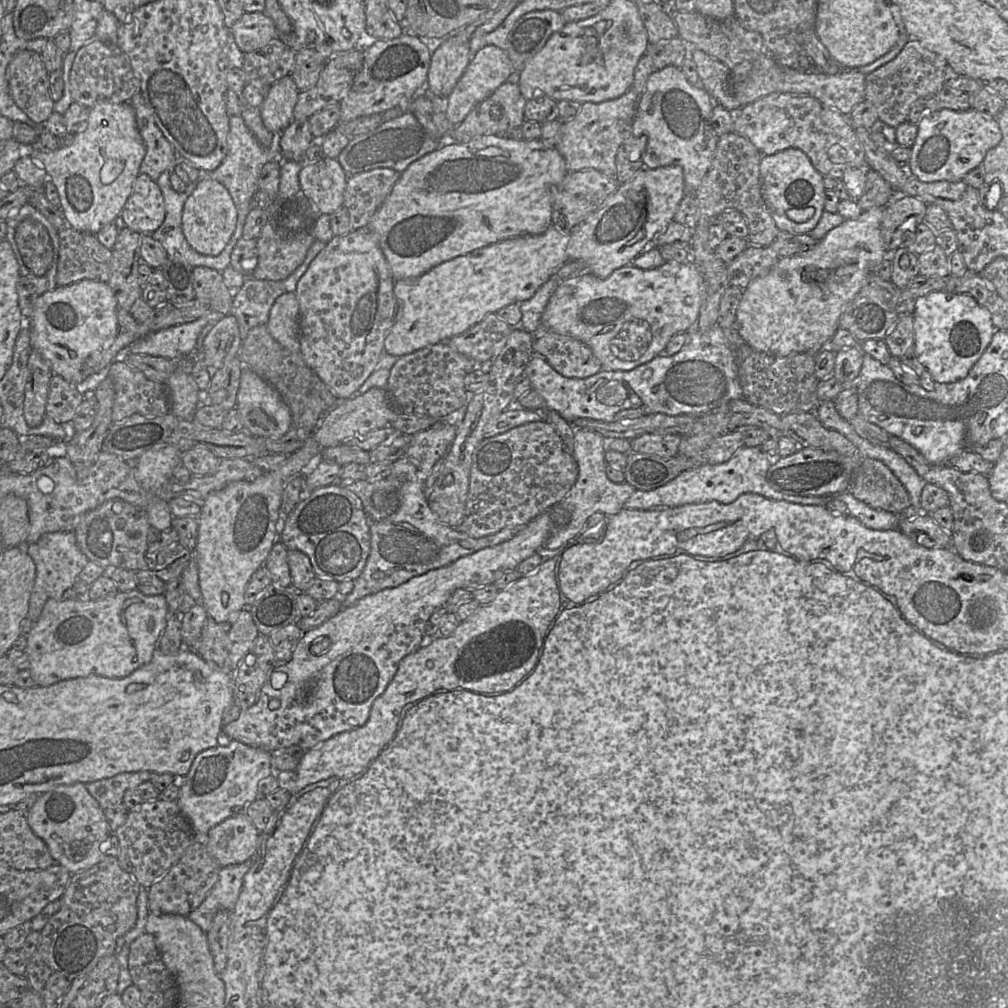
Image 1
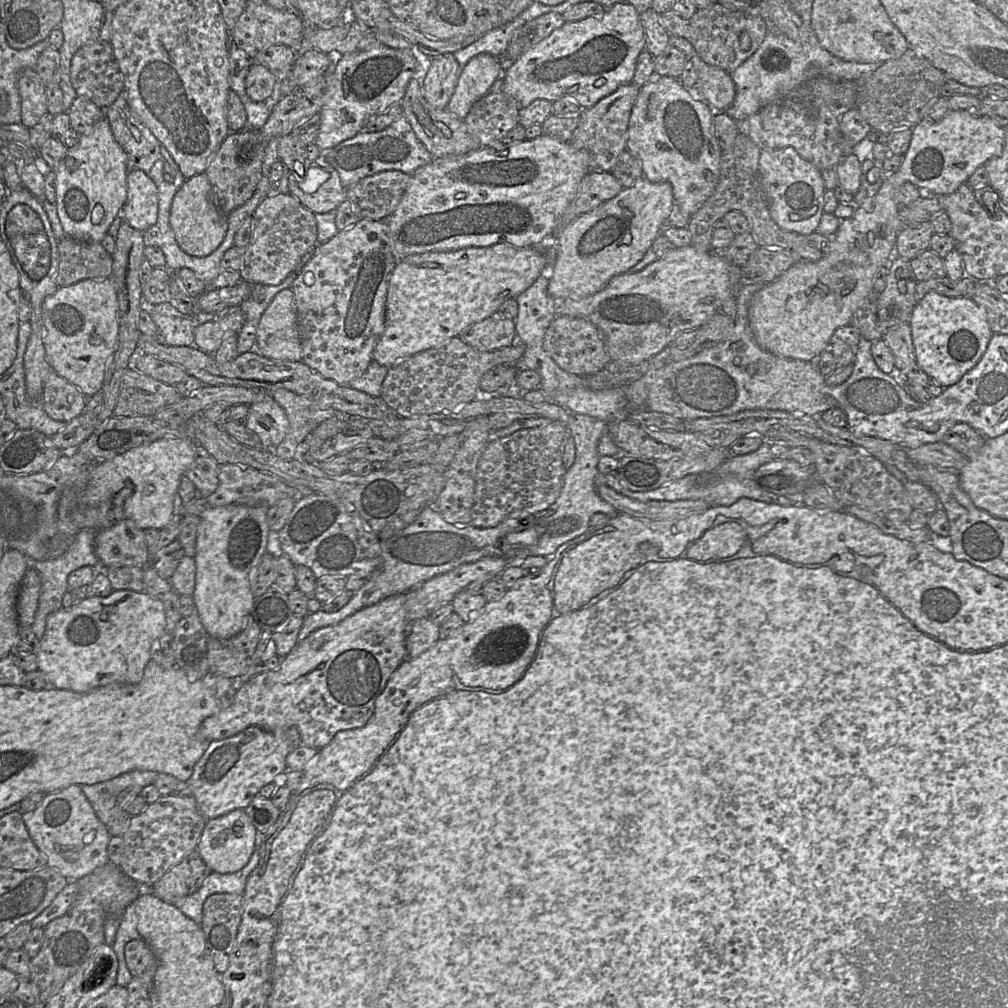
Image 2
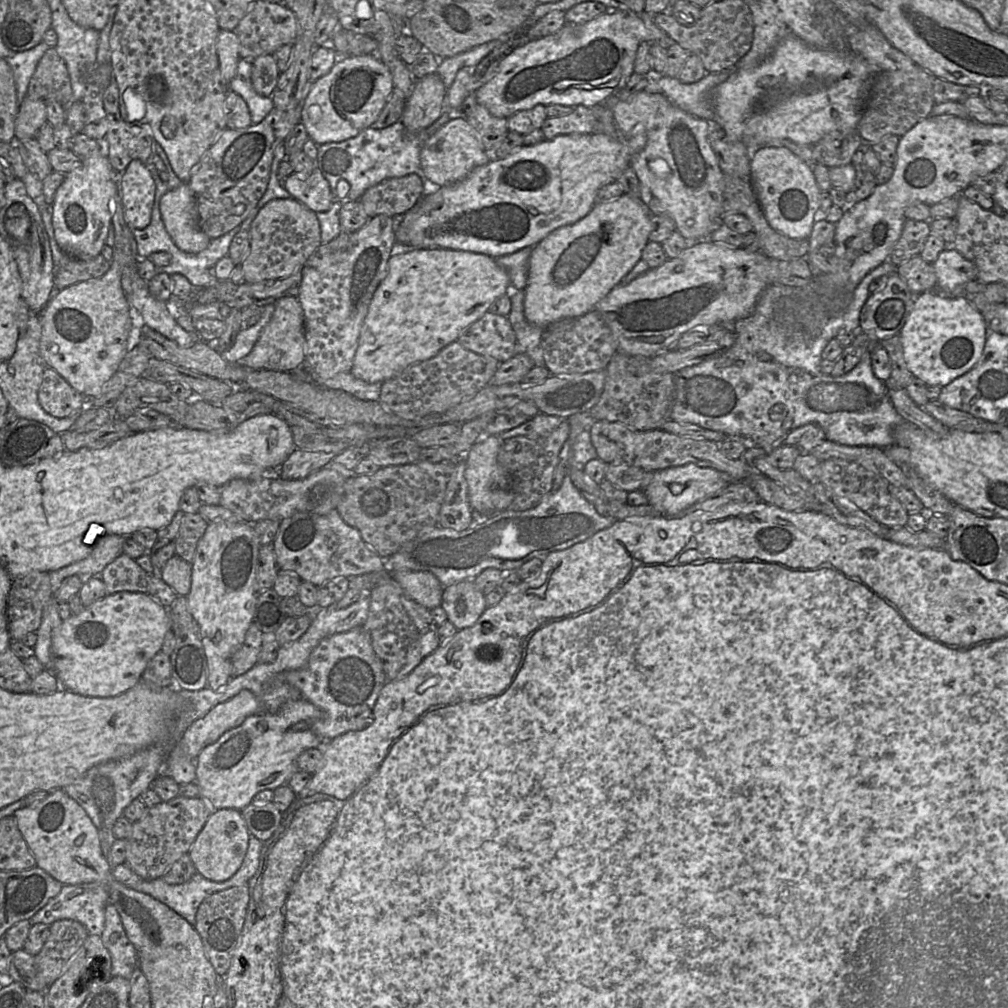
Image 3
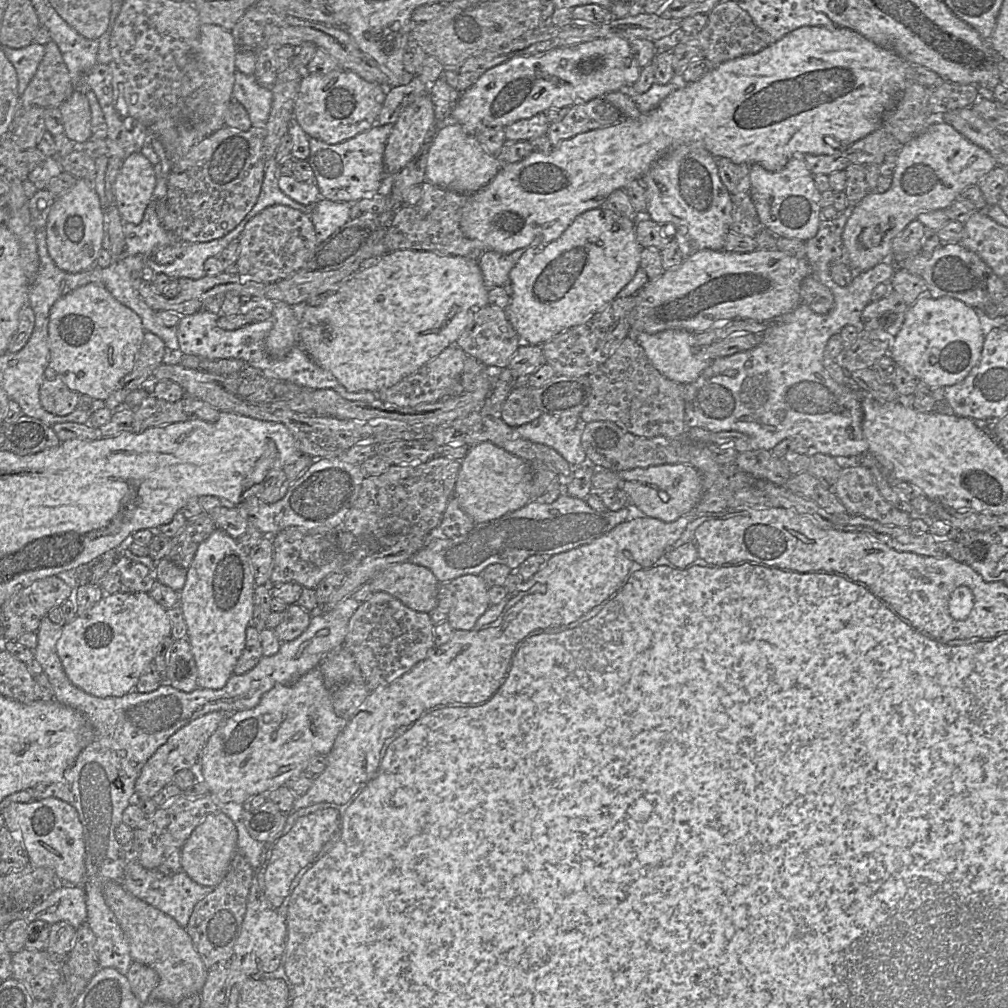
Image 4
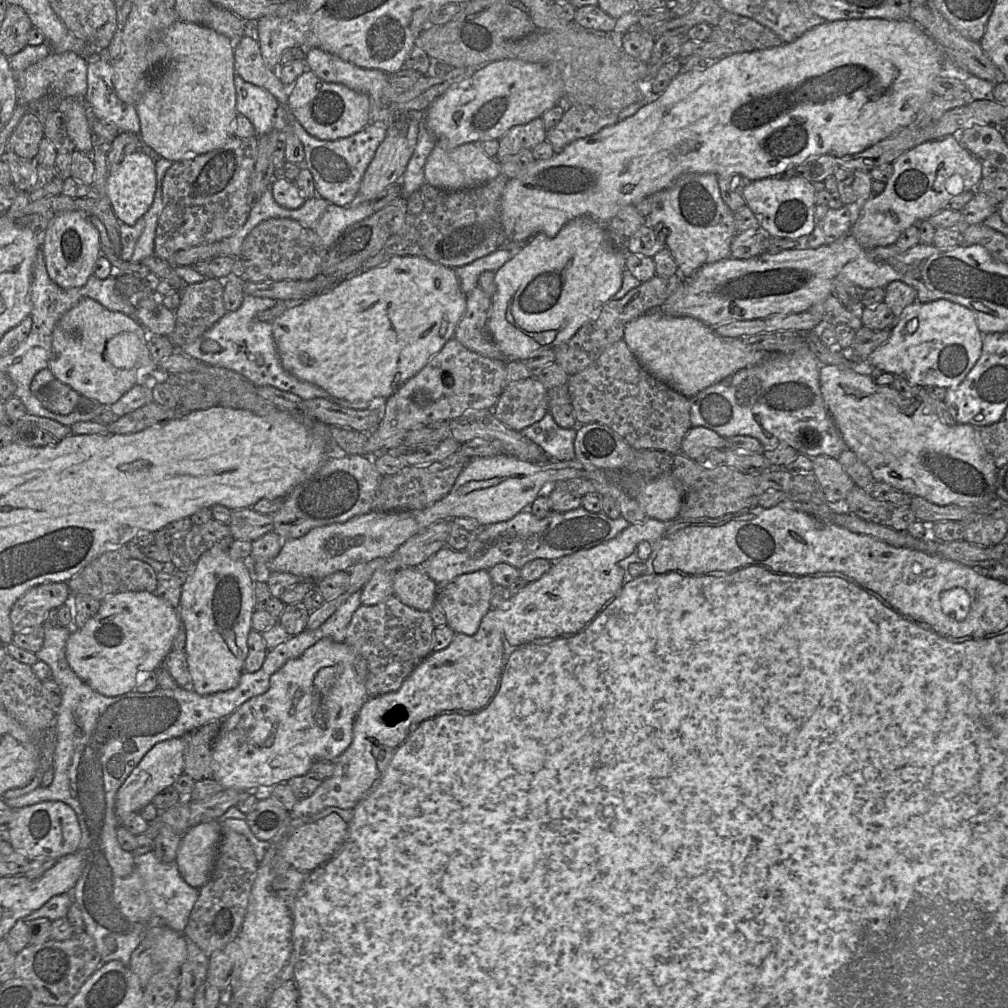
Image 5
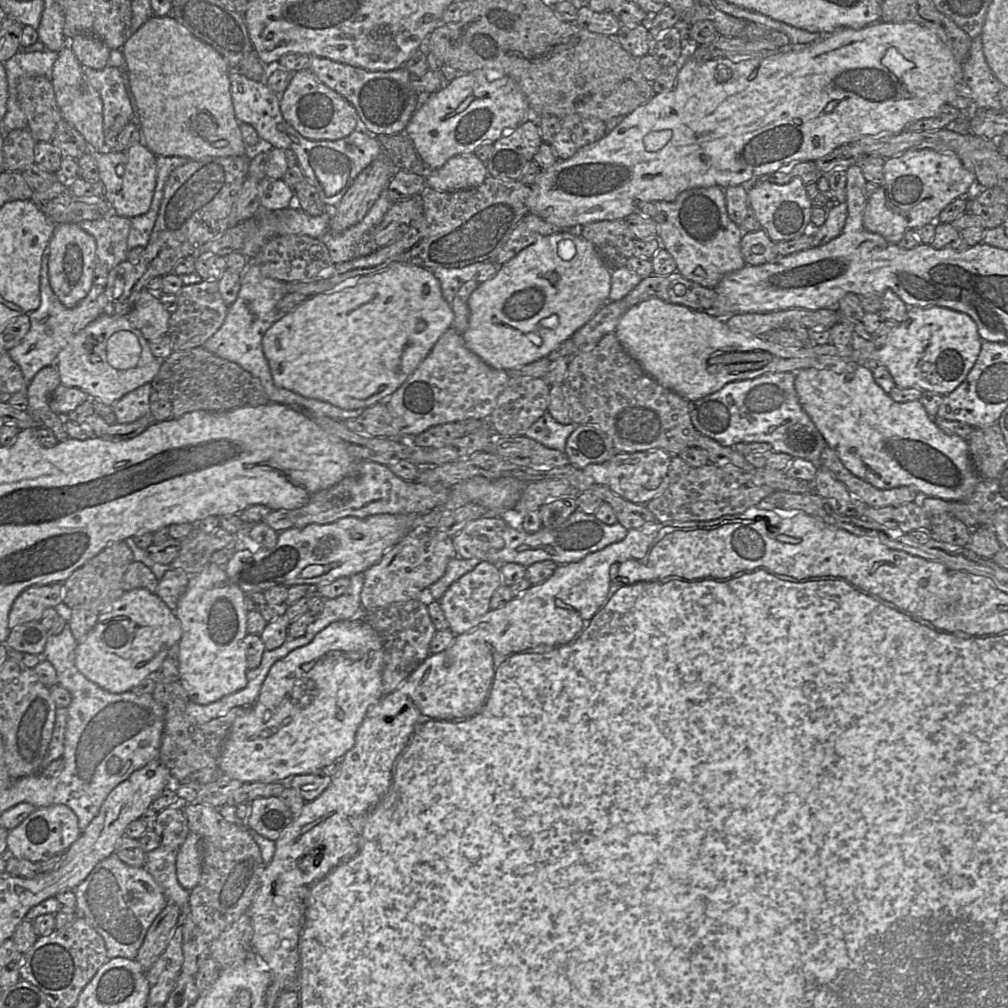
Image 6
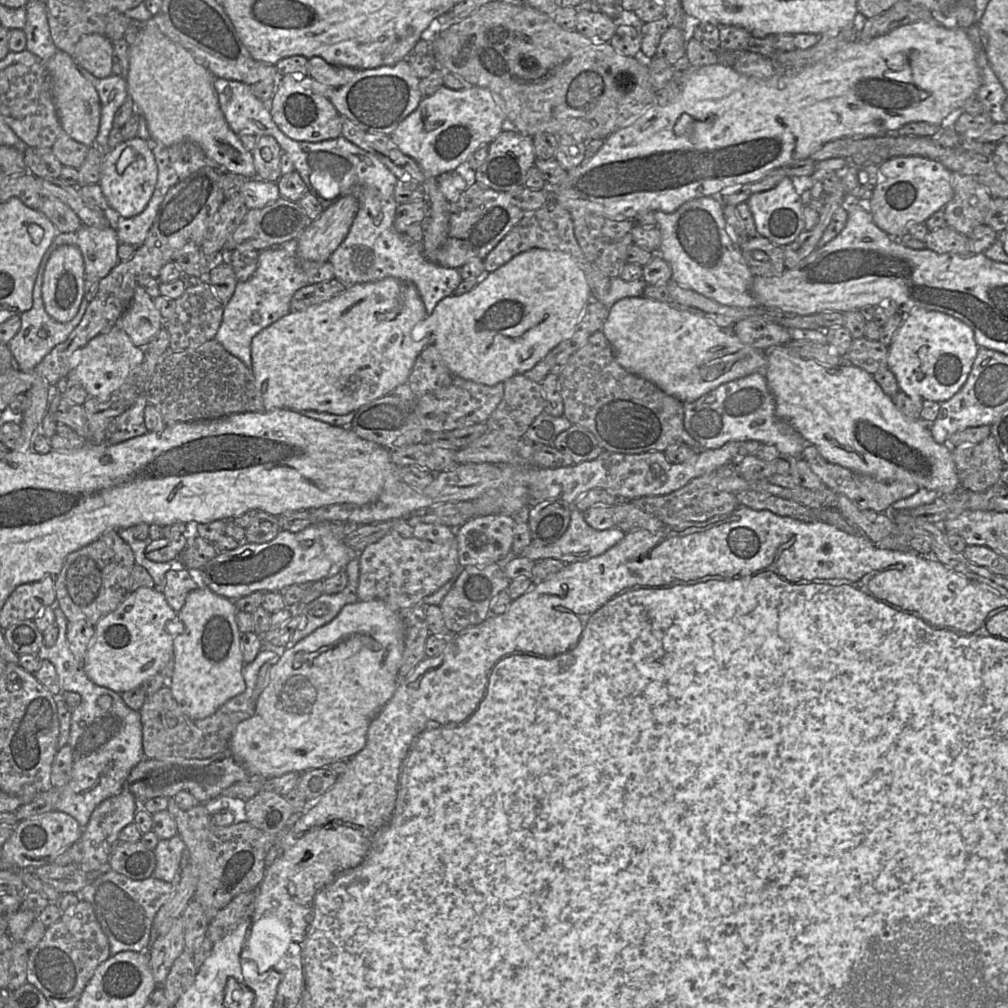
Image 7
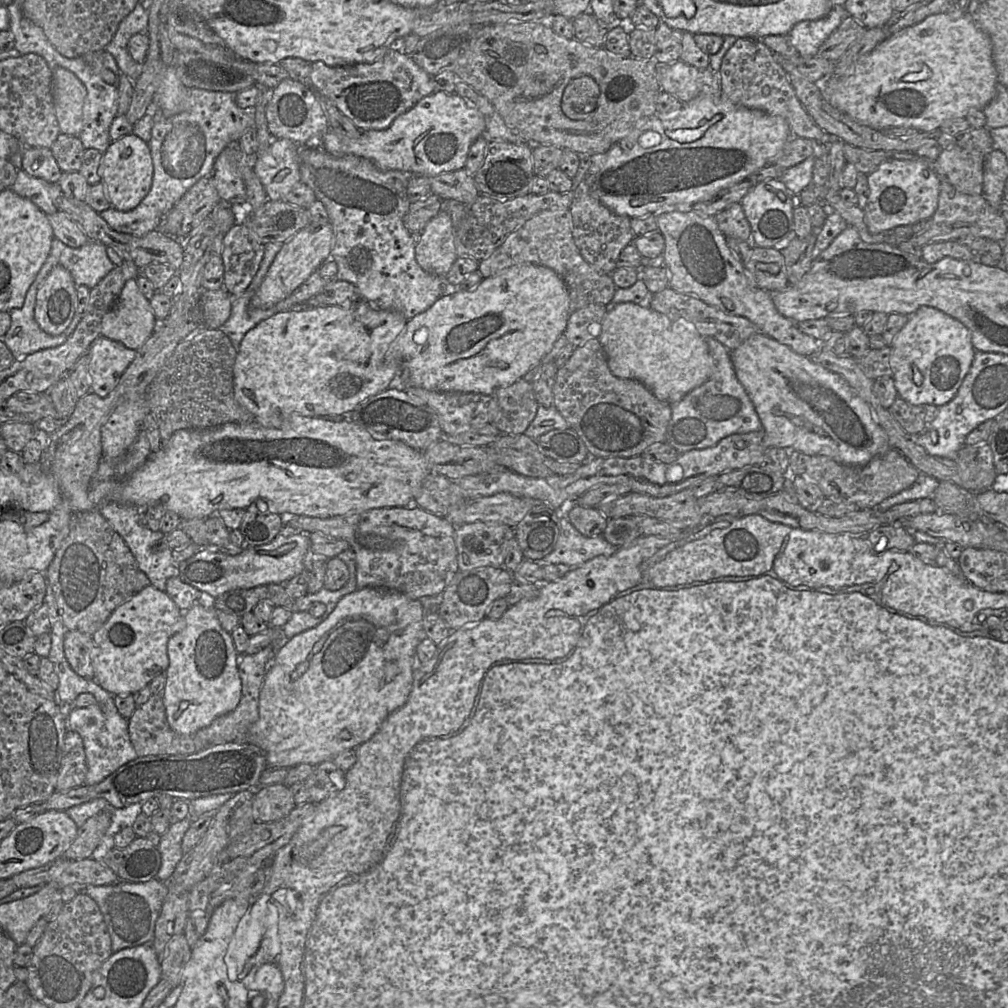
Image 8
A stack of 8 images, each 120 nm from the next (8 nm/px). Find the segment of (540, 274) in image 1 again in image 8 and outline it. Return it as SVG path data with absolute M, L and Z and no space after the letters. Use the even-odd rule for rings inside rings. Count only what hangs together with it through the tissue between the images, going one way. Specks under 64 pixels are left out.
M364 299L351 304L304 307L273 315L250 329L237 349L233 368L234 396L237 402L251 412L255 421L264 427L280 428L285 417L298 413L305 417L338 416L353 410L367 398L374 396L394 385L400 375L400 348L398 336L403 332L407 320L398 312L381 310Z

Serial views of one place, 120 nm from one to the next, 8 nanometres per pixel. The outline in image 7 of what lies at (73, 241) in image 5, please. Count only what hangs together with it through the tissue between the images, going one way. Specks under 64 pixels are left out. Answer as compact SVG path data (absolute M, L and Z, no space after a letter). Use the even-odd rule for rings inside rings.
M61 245L51 254L43 277L42 297L46 312L58 322L68 322L75 317L84 297L86 280L84 260L75 245Z

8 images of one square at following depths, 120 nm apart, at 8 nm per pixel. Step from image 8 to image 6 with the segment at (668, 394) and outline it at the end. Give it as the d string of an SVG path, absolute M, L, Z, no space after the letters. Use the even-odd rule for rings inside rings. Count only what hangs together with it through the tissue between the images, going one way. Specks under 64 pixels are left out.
M651 298L628 309L614 332L626 350L659 385L690 401L696 401L735 381L767 373L823 369L835 364L859 363L860 353L851 345L784 347L752 334L732 330L725 320L704 311Z

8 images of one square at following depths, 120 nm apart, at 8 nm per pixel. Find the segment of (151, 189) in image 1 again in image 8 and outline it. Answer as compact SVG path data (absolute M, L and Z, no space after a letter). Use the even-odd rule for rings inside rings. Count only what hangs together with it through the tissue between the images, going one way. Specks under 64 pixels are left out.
M132 132L112 141L100 162L100 177L111 207L120 211L134 209L150 190L153 161L148 143Z

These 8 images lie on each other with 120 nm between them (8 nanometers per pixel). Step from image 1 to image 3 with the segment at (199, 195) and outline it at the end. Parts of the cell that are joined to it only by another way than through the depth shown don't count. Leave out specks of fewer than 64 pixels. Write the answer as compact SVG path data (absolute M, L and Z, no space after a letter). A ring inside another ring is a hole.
M187 183L163 195L159 207L166 231L179 249L198 253L207 248L211 239L199 226L196 198Z

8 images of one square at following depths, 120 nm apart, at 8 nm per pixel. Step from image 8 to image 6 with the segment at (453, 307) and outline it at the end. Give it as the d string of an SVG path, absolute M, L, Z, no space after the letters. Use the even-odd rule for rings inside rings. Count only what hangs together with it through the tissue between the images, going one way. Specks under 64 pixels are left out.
M570 231L543 236L522 249L498 272L480 283L468 299L469 326L462 334L466 347L489 366L512 370L547 357L560 343L586 324L605 304L611 289L611 269L605 264L595 246Z

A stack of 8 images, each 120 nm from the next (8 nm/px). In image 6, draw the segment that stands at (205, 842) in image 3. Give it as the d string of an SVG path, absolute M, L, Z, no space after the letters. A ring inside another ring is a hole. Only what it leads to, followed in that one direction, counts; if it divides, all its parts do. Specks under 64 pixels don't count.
M189 831L178 850L176 874L181 886L191 891L199 883L202 871L202 841L198 834Z

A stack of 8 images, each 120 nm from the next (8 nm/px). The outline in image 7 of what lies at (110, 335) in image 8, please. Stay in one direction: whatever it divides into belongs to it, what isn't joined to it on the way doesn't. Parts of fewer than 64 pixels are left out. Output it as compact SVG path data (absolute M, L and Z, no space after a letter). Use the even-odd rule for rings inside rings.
M139 285L134 290L129 307L115 323L116 327L127 333L135 346L144 349L163 325L165 320L153 299Z

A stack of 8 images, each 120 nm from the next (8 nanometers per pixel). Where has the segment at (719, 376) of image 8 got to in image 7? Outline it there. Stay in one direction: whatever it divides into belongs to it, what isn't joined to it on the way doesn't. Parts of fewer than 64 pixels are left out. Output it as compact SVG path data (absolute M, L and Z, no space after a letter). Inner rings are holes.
M756 372L746 377L724 383L701 396L694 402L683 403L683 424L688 434L694 438L700 448L718 449L729 441L759 441L762 444L774 445L786 459L801 458L803 450L810 444L789 423L783 421L776 415L776 403L771 393L767 380L762 372Z

